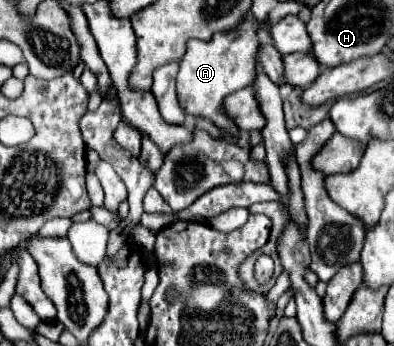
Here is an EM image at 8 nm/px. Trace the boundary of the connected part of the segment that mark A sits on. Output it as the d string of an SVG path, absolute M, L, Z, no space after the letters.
M245 16L233 32L219 32L209 42L195 42L187 44L187 52L179 62L179 76L177 76L177 90L181 96L181 104L189 116L205 116L215 122L217 128L237 134L237 124L227 116L223 110L223 100L245 86L251 86L259 74L257 64L257 48L261 48L259 32L269 32L269 26L255 16Z

